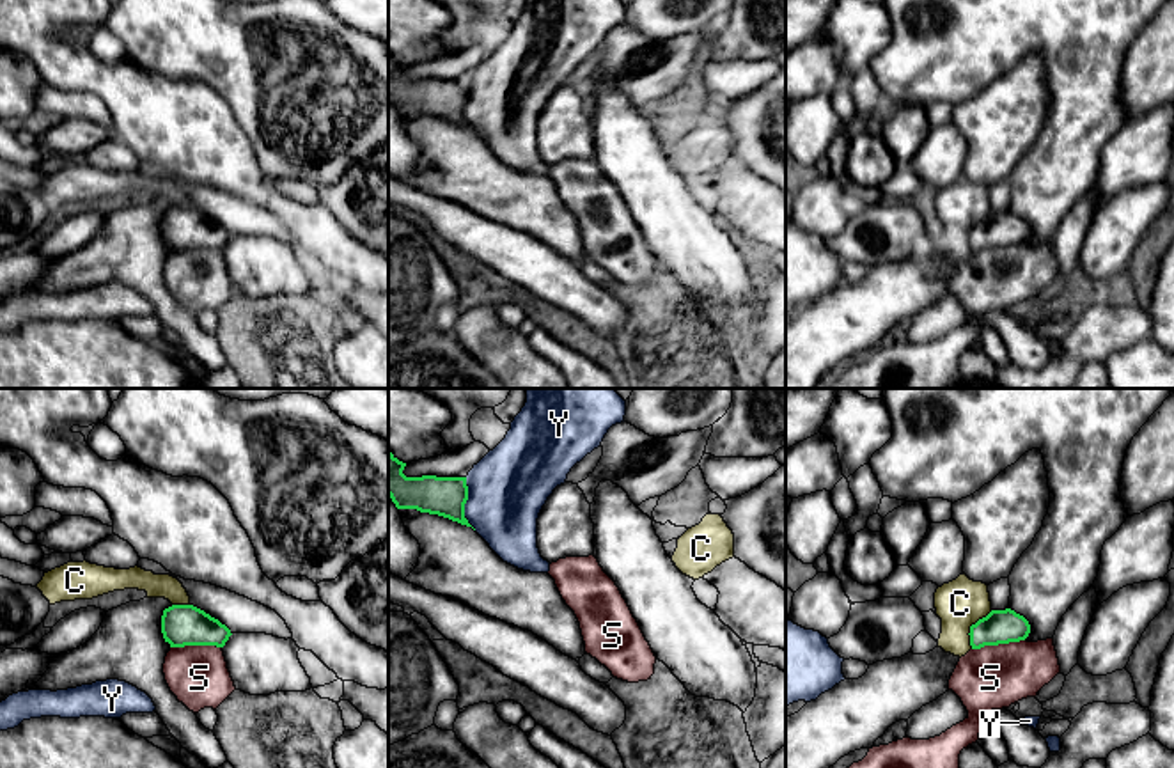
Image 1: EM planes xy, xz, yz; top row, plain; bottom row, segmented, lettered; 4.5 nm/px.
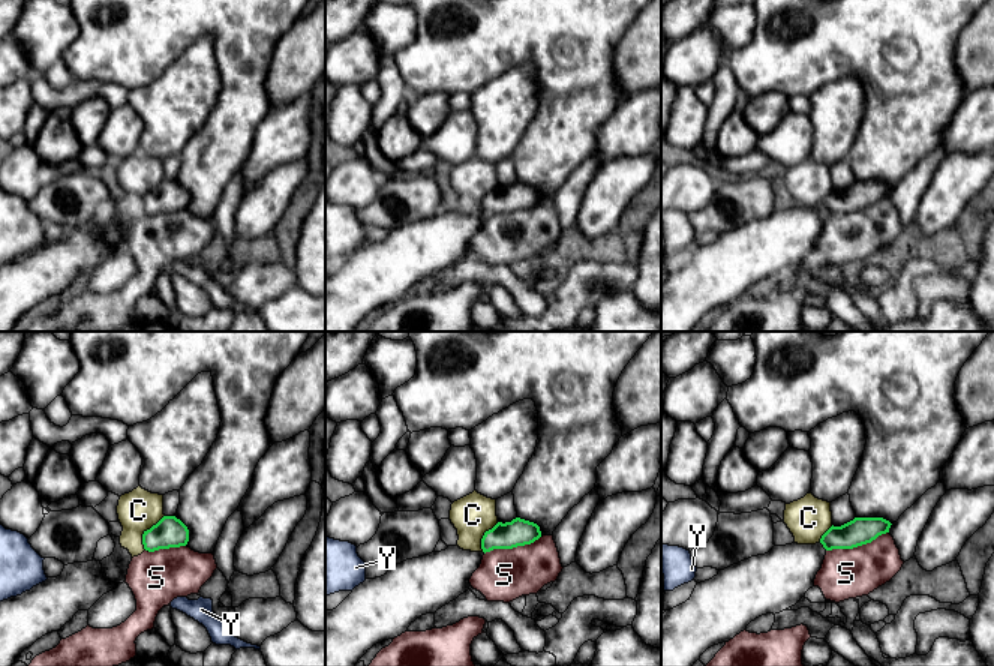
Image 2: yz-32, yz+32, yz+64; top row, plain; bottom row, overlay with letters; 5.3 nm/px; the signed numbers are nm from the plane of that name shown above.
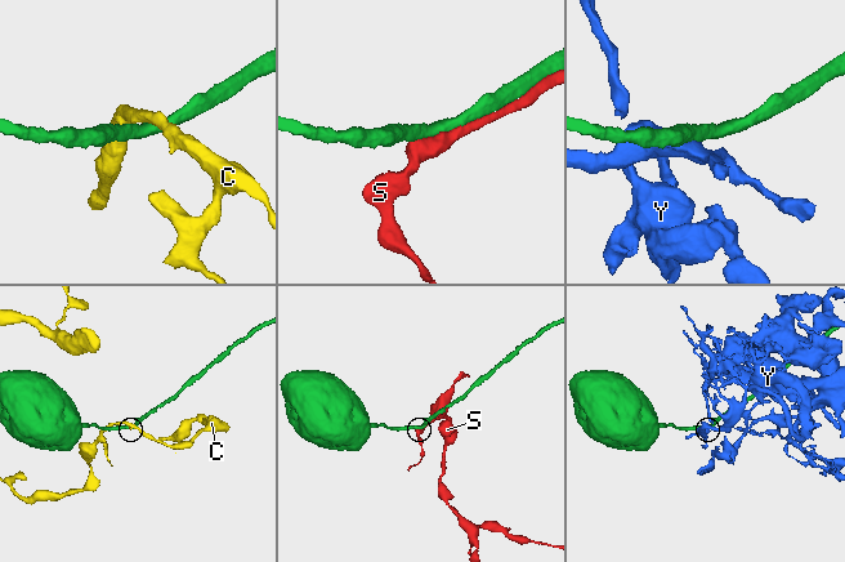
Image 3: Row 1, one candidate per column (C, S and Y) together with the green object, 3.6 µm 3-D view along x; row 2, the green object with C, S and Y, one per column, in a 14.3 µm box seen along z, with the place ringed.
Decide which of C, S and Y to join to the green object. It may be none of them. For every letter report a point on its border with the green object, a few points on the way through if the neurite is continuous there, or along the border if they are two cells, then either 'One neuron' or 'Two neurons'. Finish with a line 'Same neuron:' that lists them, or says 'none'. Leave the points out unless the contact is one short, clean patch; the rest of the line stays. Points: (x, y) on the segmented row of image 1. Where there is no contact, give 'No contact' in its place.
C: Touches green at yz (970, 626). Boundary: yz (992, 611), (970, 626), (970, 648). Two neurons
S: Touches green at yz (997, 644). Two neurons
Y: Touches green at xz (465, 502). Two neurons
Same neuron: none

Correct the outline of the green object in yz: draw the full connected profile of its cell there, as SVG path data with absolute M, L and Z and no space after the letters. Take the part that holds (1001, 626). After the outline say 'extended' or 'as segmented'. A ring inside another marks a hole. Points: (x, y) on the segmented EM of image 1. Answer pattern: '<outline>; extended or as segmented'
M1011 608L991 610L986 617L970 626L970 646L998 646L1025 640L1030 633L1029 621Z; as segmented

